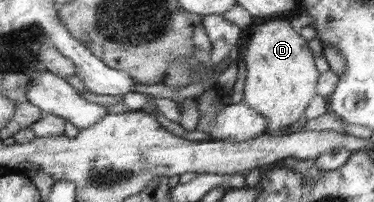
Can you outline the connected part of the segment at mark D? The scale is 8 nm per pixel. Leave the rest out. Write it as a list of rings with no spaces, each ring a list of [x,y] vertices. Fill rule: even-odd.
[[[278,17],[256,20],[241,49],[240,59],[247,69],[243,102],[255,112],[263,114],[269,123],[265,134],[272,136],[284,135],[288,126],[299,122],[309,102],[317,96],[319,71],[313,64],[313,52],[309,50],[307,40],[291,25],[289,20]]]

